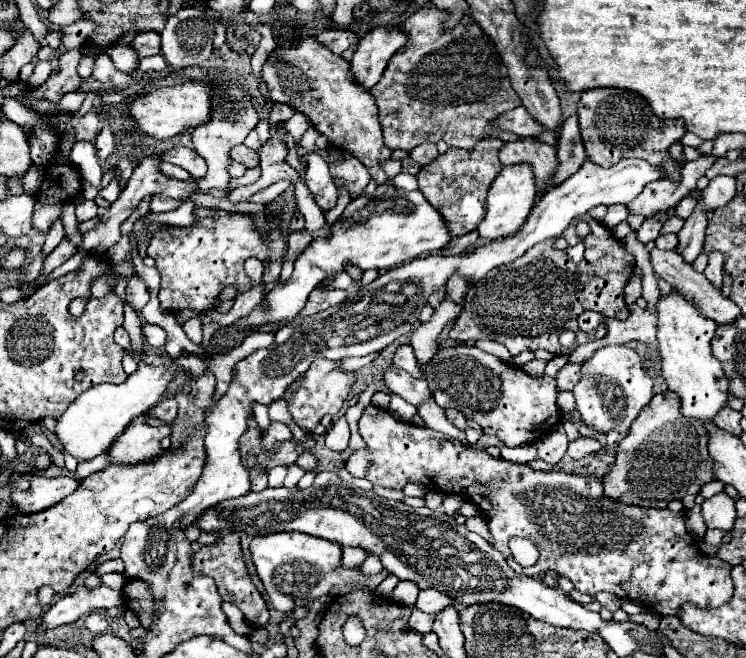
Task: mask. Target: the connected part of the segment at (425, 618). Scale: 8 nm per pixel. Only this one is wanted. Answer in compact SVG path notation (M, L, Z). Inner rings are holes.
M413 608L411 618L409 618L409 626L411 626L413 630L417 630L417 632L425 634L425 632L431 632L433 620L435 620L435 616L433 616L433 614L425 614L425 612L421 612L421 610Z

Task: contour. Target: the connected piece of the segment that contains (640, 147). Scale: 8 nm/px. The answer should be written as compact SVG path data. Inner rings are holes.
M597 88L583 92L577 104L577 116L587 158L593 164L609 168L621 158L643 158L649 164L663 166L667 178L679 180L681 168L667 154L667 148L685 134L683 120L661 120L651 112L649 104L641 96L619 88Z

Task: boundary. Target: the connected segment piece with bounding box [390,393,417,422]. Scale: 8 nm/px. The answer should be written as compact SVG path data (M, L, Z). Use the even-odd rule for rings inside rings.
M391 393L390 394L391 400L391 410L390 412L394 412L394 407L398 407L395 411L396 417L400 420L409 422L411 418L417 414L417 409L415 406L407 403L402 397L397 394Z

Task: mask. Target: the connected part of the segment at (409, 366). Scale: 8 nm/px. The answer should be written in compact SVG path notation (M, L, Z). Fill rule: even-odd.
M403 344L397 348L395 356L393 356L393 364L401 370L407 370L411 376L415 378L421 378L423 376L423 370L417 366L417 360L415 360L415 354L413 354L413 348L409 344Z

